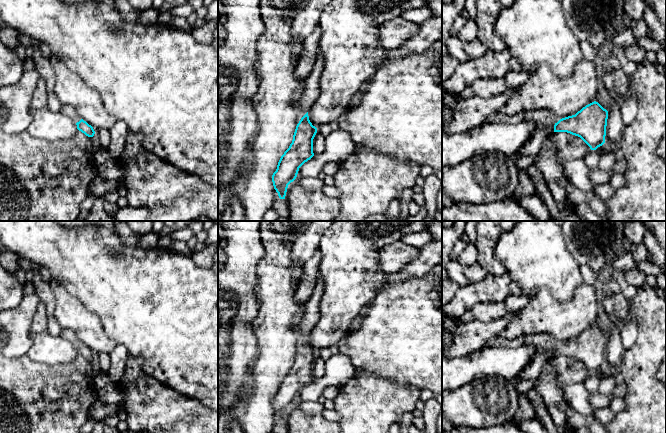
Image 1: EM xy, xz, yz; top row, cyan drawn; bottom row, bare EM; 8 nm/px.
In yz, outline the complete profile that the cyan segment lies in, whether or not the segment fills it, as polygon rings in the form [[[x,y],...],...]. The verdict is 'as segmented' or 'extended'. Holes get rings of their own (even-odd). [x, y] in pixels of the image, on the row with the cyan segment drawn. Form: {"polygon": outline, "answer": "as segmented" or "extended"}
{"polygon": [[[596,101],[586,105],[575,115],[562,119],[547,110],[528,111],[524,121],[532,122],[535,131],[533,137],[513,158],[537,155],[545,140],[555,132],[578,136],[591,150],[596,150],[605,143],[607,119],[608,111]]], "answer": "extended"}

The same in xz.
{"polygon": [[[318,49],[313,70],[305,79],[300,99],[294,104],[298,124],[292,143],[281,156],[272,175],[273,186],[280,199],[285,199],[288,185],[296,179],[299,168],[314,156],[313,139],[317,128],[310,122],[308,111],[318,98],[321,74],[322,53]]], "answer": "extended"}

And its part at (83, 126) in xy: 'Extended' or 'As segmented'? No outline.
Extended

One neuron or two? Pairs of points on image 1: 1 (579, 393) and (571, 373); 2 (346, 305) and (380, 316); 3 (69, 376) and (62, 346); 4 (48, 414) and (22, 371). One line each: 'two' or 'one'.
1: two
2: two
3: two
4: one

